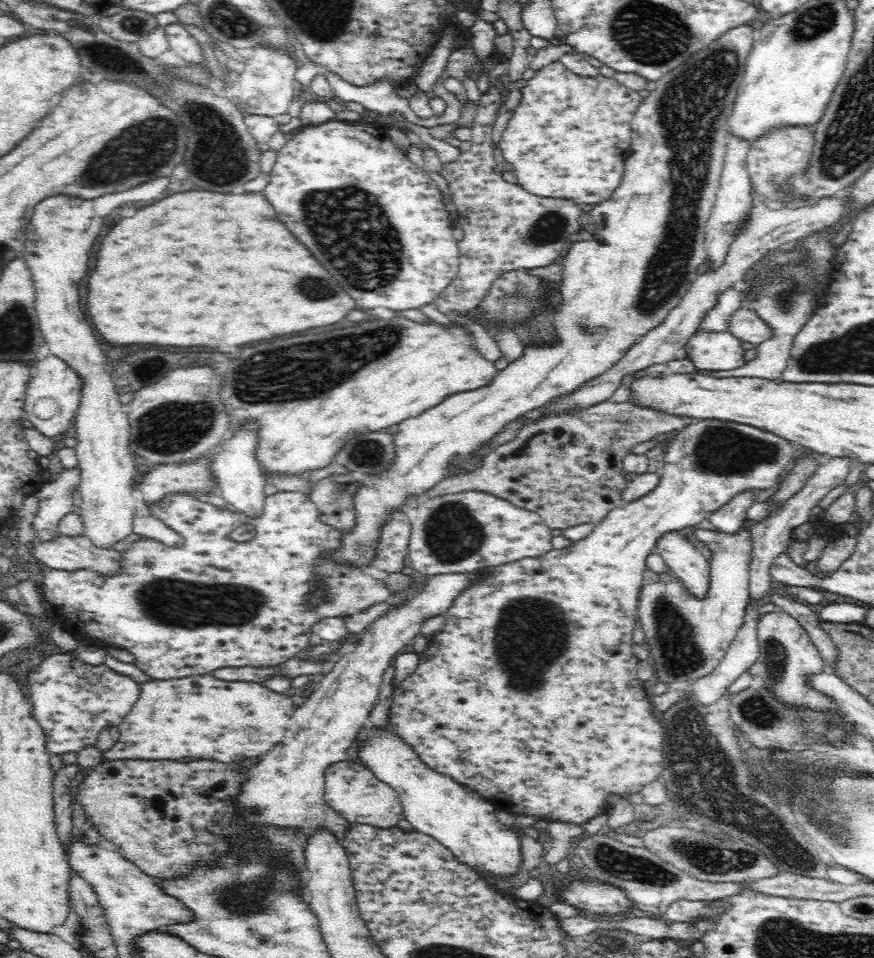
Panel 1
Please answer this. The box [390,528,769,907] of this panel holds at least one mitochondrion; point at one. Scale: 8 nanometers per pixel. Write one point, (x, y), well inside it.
(541, 629)

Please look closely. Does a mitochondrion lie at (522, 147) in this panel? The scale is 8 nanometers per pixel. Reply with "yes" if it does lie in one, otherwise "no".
no

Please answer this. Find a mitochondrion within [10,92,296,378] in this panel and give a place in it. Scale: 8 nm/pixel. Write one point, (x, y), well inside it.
(141, 150)

